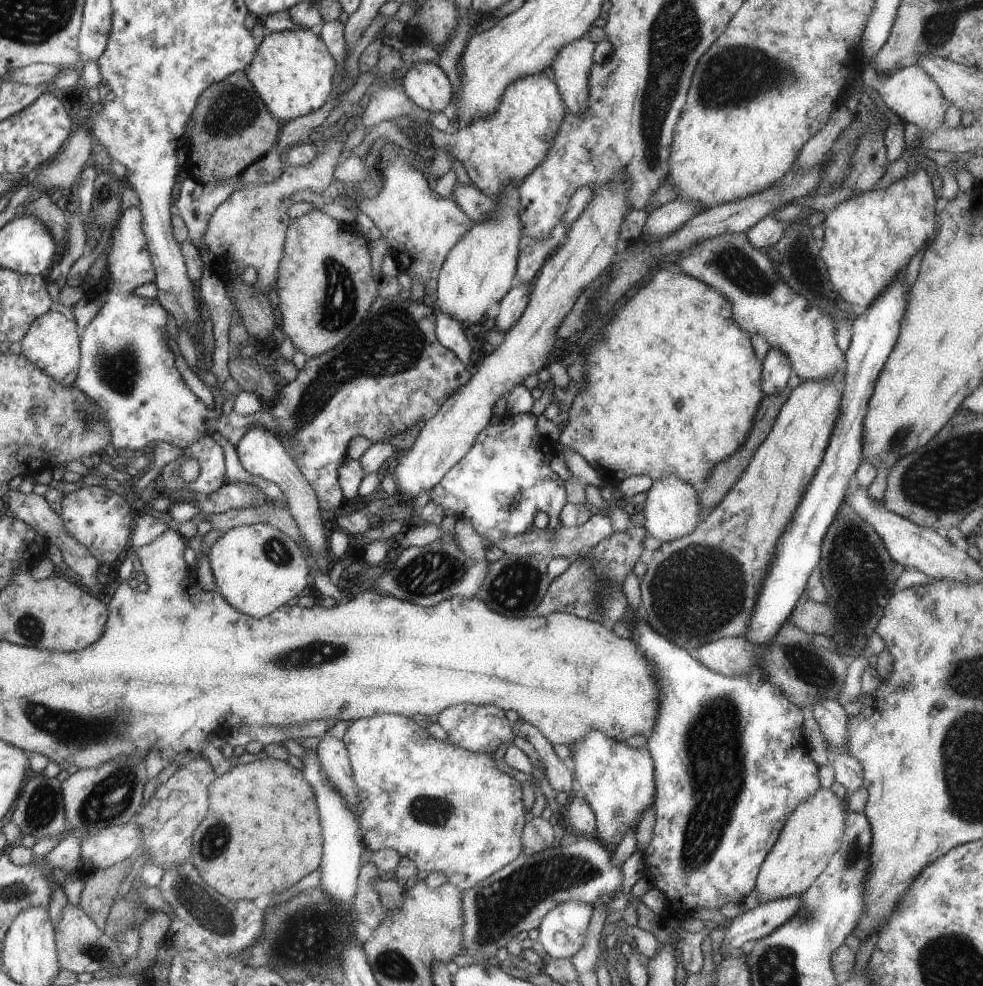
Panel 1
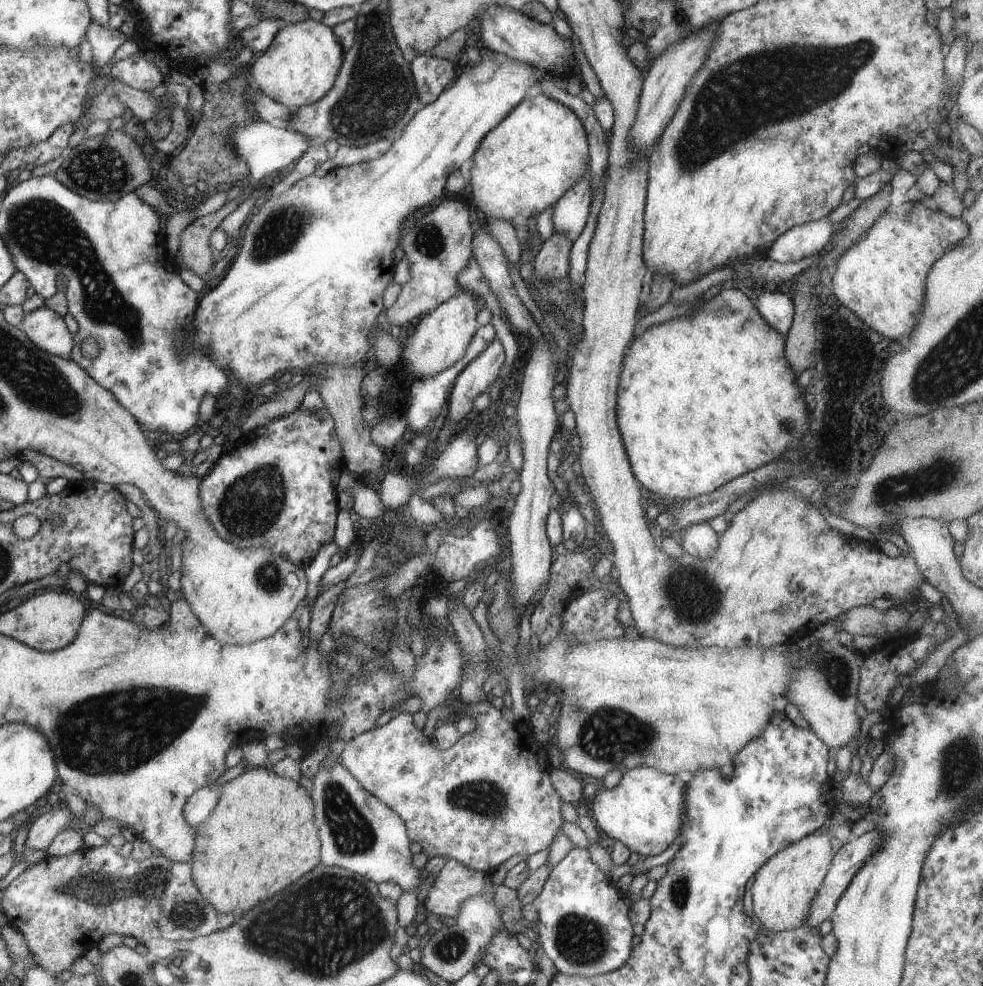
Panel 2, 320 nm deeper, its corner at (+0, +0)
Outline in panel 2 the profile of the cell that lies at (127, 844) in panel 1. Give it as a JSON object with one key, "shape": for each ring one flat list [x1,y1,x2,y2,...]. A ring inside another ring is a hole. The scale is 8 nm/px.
{"shape":[[216,781,203,786,202,789,196,790,187,802,187,807,184,811,186,819,193,827,202,824,216,806,218,799,221,797,221,788,223,785,218,785]]}

